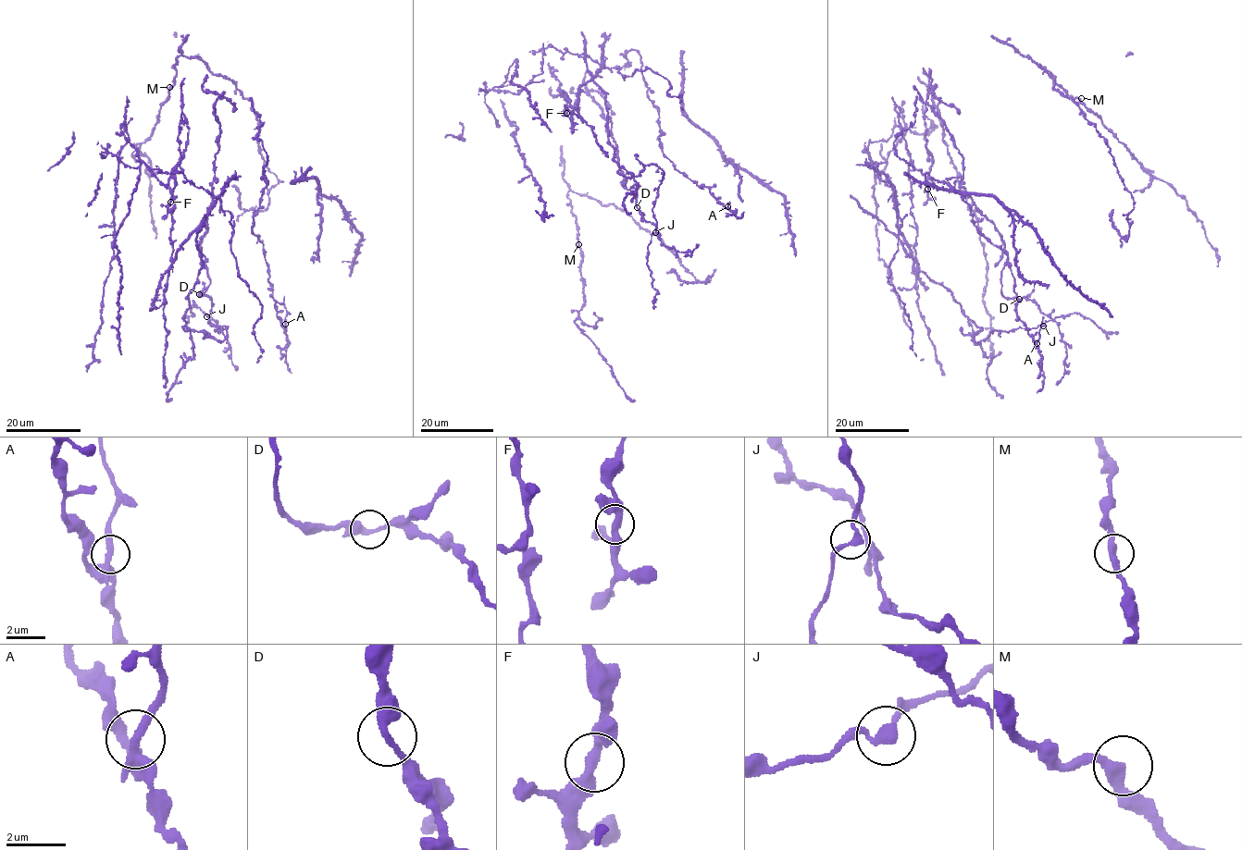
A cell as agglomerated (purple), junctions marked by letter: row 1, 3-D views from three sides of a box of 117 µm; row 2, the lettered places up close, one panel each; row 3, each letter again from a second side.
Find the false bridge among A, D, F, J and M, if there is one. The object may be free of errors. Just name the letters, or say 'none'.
A

